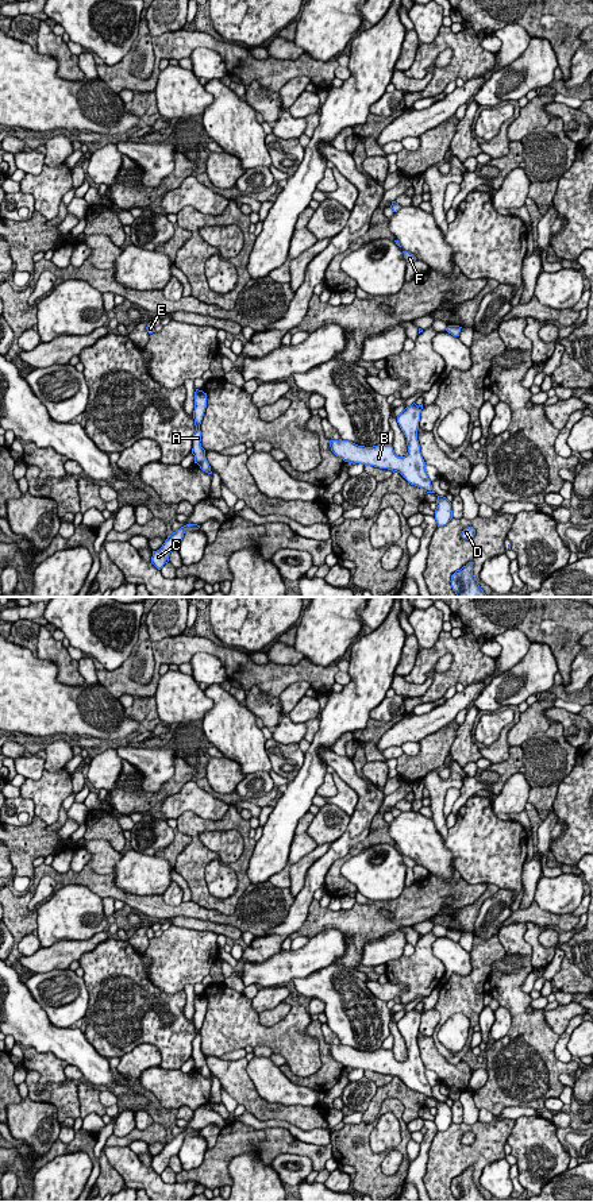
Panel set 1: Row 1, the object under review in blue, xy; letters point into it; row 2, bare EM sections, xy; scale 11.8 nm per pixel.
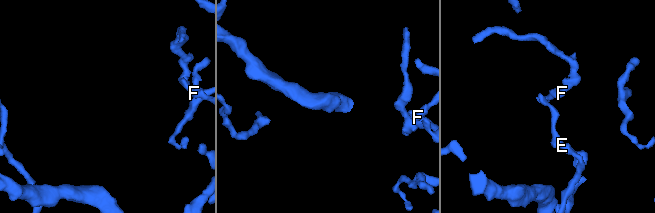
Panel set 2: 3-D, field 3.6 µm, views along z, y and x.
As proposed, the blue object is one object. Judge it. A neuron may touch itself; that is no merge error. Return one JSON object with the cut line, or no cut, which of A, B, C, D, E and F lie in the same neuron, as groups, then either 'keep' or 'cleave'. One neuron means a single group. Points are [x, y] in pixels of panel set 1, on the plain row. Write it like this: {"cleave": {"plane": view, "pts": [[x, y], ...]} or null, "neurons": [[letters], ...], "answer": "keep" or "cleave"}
{"cleave": null, "neurons": [["A", "B", "C", "D", "E", "F"]], "answer": "keep"}

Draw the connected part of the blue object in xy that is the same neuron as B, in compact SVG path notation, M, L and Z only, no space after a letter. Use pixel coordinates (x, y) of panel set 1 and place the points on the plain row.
M413 1008L397 1021L397 1028L407 1043L408 1057L405 1062L397 1062L392 1049L380 1048L378 1051L365 1052L342 1044L330 1045L331 1056L344 1067L353 1070L370 1070L392 1075L393 1078L397 1076L411 1090L415 1090L427 1098L435 1098L426 1078L426 1067L421 1062L417 1045L421 1014L423 1009L417 1012Z

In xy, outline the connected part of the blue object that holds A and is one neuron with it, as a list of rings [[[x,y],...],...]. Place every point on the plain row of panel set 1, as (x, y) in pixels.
[[[196,994],[195,1016],[193,1016],[196,1036],[192,1041],[192,1045],[193,1045],[192,1059],[195,1060],[195,1068],[197,1068],[203,1076],[212,1079],[211,1071],[205,1063],[205,1055],[201,1052],[201,1048],[200,1048],[201,1047],[200,1029],[201,1029],[205,1013],[207,1013],[207,998]]]

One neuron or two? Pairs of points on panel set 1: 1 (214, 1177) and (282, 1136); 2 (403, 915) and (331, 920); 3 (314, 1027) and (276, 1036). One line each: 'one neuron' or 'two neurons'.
1: one neuron
2: one neuron
3: two neurons

